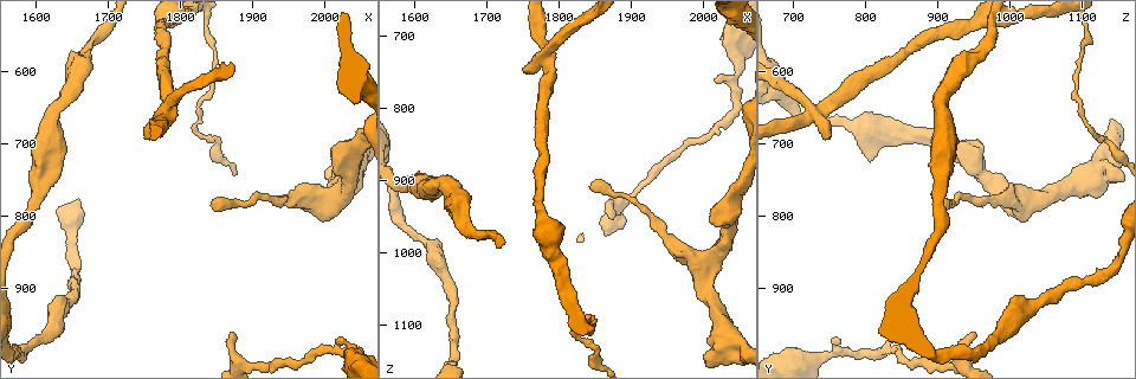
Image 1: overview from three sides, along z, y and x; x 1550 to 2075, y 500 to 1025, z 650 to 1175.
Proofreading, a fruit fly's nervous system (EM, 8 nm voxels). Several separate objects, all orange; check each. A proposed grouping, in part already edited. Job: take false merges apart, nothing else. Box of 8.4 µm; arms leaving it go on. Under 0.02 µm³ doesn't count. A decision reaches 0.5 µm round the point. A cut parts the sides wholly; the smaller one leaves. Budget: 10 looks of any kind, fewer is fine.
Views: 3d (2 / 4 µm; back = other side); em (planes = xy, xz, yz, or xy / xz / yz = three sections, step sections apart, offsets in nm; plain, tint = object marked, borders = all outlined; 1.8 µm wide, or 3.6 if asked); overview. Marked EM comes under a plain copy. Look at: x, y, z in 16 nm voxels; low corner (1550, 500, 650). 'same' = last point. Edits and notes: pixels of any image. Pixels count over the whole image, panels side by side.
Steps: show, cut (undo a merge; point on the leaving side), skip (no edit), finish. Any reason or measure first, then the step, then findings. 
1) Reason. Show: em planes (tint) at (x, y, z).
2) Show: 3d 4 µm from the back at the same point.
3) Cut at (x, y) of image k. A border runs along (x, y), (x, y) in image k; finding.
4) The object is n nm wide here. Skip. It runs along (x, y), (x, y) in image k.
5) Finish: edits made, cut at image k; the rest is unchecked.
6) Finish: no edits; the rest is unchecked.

Arms part here. Show: em planes (tint) at (1780, 650, 730).

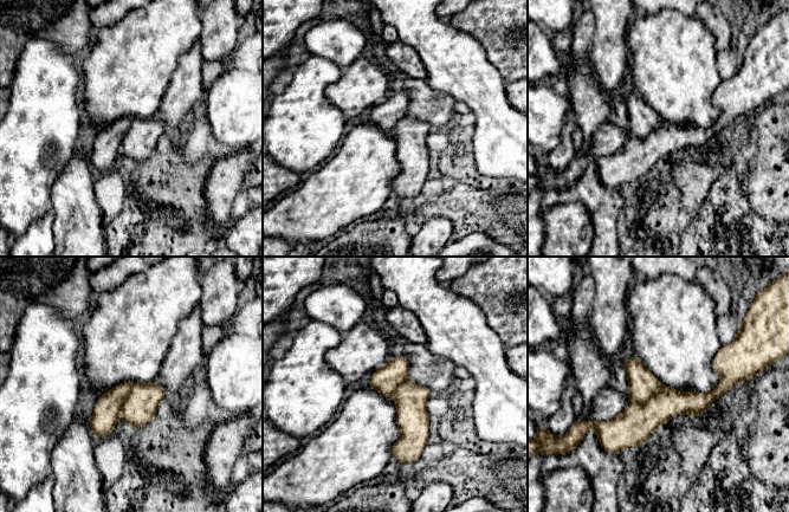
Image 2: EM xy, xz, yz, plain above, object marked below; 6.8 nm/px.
The object is 220 nm wide here. Cut at (108, 409) of image 2. A border runs along (134, 383), (122, 406), (120, 416) in image 2; two neurons meet here.

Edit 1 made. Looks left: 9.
Thick turns thin. Show: em planes (tint) at (1865, 780, 915).

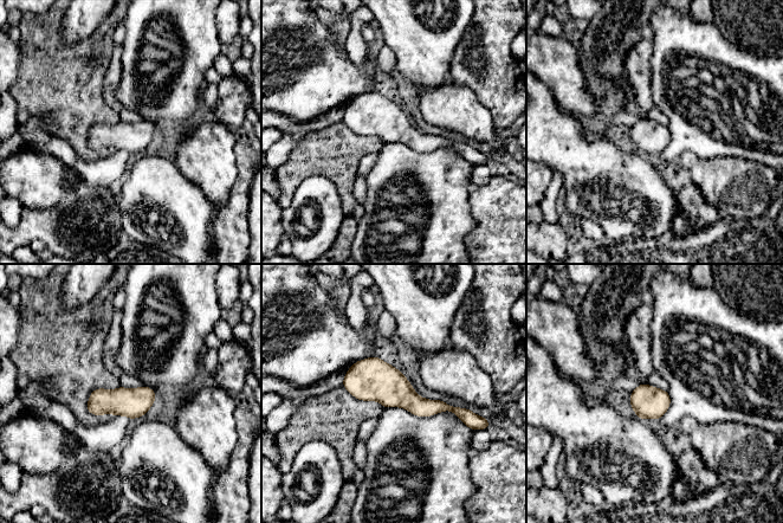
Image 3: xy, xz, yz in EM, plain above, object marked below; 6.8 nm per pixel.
Skip. Continuous, no second neuron.

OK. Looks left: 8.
Calibre changes. Show: em 3.6 µm planes (tint) at (1985, 780, 1010).

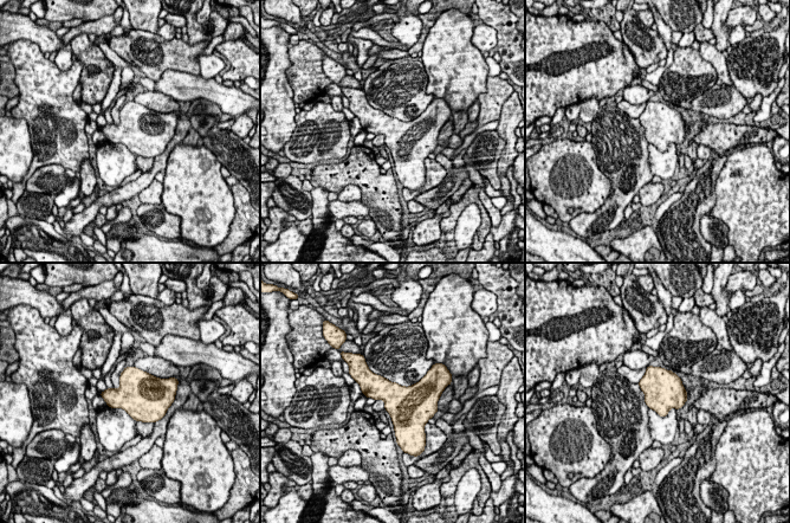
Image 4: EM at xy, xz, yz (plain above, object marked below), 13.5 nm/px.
Skip. Continuous, no second neuron.

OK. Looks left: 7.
Thin neck. Show: em planes (tint) at (1840, 545, 1100).

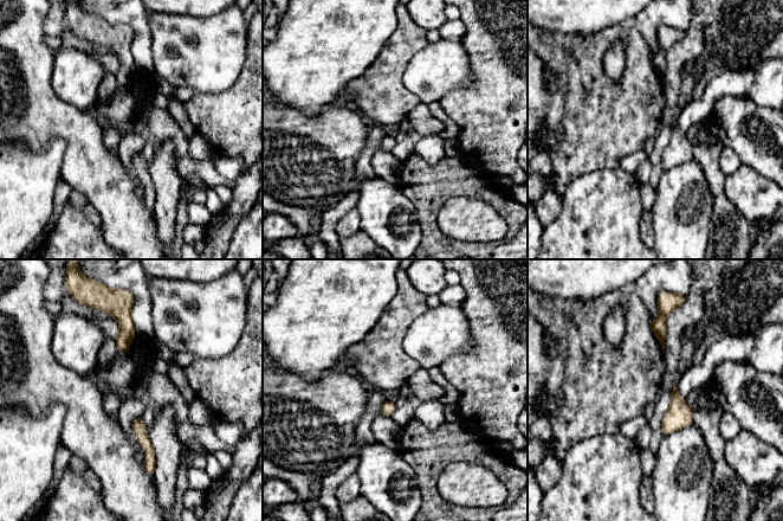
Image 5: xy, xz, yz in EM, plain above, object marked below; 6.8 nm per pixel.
Skip. It runs along (138, 419), (148, 461) in image 5; continuous, no second neuron.

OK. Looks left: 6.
Finish: edits made, cut at image 2; the rest is unchecked.

